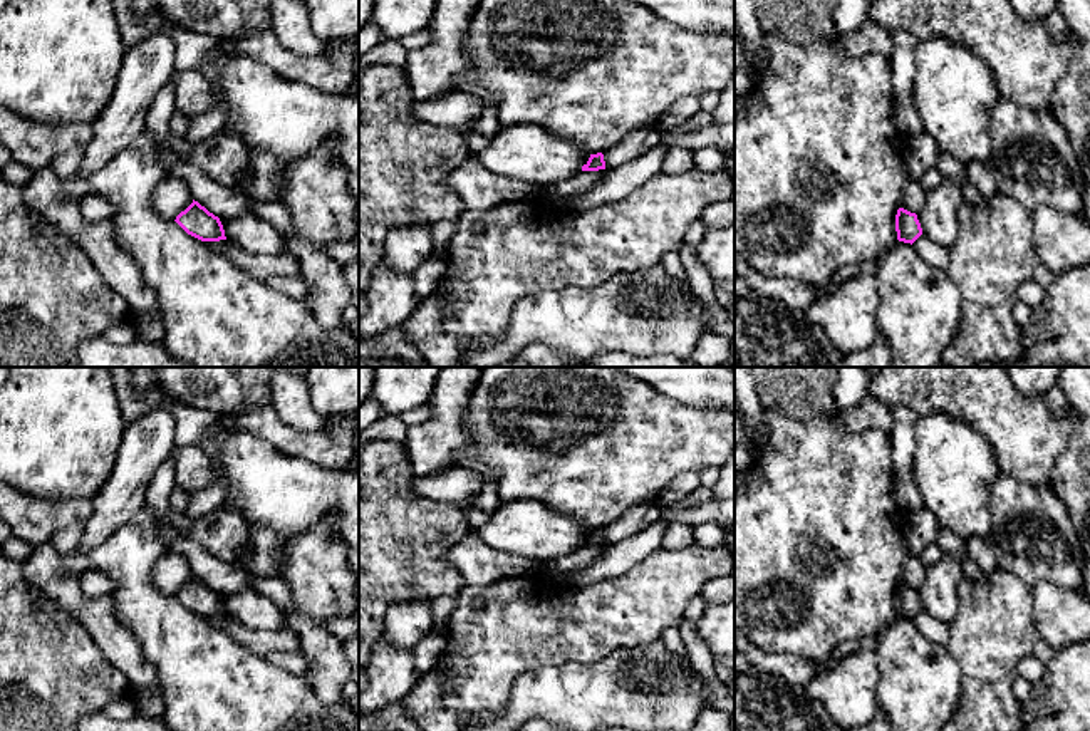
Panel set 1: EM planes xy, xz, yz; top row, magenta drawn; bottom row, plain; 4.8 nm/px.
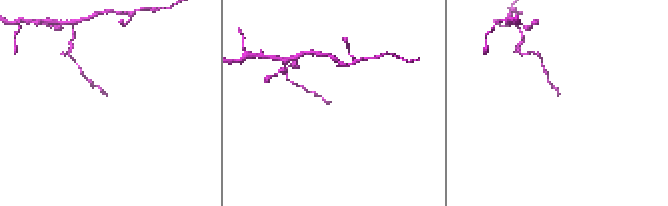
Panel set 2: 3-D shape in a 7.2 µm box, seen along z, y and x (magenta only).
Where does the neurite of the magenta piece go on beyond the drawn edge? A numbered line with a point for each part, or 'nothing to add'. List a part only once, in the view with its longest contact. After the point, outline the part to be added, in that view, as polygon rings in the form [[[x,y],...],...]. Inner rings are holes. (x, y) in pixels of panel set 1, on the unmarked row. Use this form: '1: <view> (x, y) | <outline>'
nothing to add

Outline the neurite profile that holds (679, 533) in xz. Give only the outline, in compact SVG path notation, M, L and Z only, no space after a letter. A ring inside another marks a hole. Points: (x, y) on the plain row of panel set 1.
M672 521L661 540L662 548L684 548L694 542L693 526L686 521Z

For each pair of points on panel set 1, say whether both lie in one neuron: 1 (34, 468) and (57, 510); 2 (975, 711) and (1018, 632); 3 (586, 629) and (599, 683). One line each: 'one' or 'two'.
1: two
2: one
3: two

